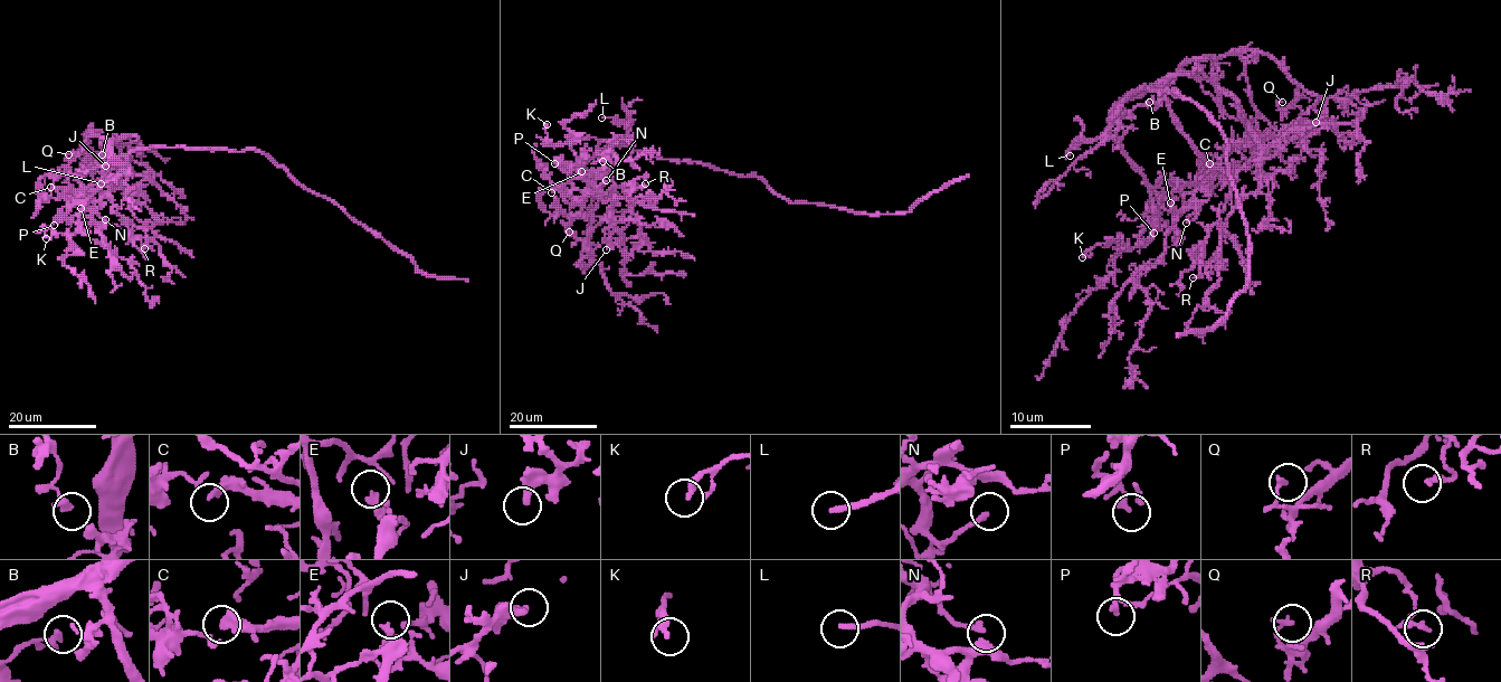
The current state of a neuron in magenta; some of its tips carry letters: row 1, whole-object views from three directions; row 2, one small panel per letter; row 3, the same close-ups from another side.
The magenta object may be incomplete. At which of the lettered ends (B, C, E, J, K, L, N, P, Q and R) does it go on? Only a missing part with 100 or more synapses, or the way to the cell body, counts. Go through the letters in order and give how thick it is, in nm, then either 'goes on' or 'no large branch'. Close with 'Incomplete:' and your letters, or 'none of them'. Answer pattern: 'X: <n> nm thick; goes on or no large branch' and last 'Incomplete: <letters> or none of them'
B: 180 nm thick; no large branch
C: 260 nm thick; no large branch
E: 160 nm thick; no large branch
J: 320 nm thick; no large branch
K: 280 nm thick; no large branch
L: 220 nm thick; no large branch
N: 140 nm thick; no large branch
P: 140 nm thick; no large branch
Q: 200 nm thick; no large branch
R: 220 nm thick; no large branch
Incomplete: none of them

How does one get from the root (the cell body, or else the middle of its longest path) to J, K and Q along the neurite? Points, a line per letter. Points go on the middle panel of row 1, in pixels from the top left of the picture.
J: (693, 162), (657, 159), (630, 150), (625, 144), (615, 145), (611, 151), (609, 212), (615, 230), (606, 249)
K: (693, 162), (657, 159), (620, 140), (581, 164), (568, 144), (552, 147), (548, 142), (547, 124)
Q: (693, 162), (657, 159), (617, 143), (611, 151), (611, 168), (592, 182), (589, 238), (578, 239), (569, 231)

